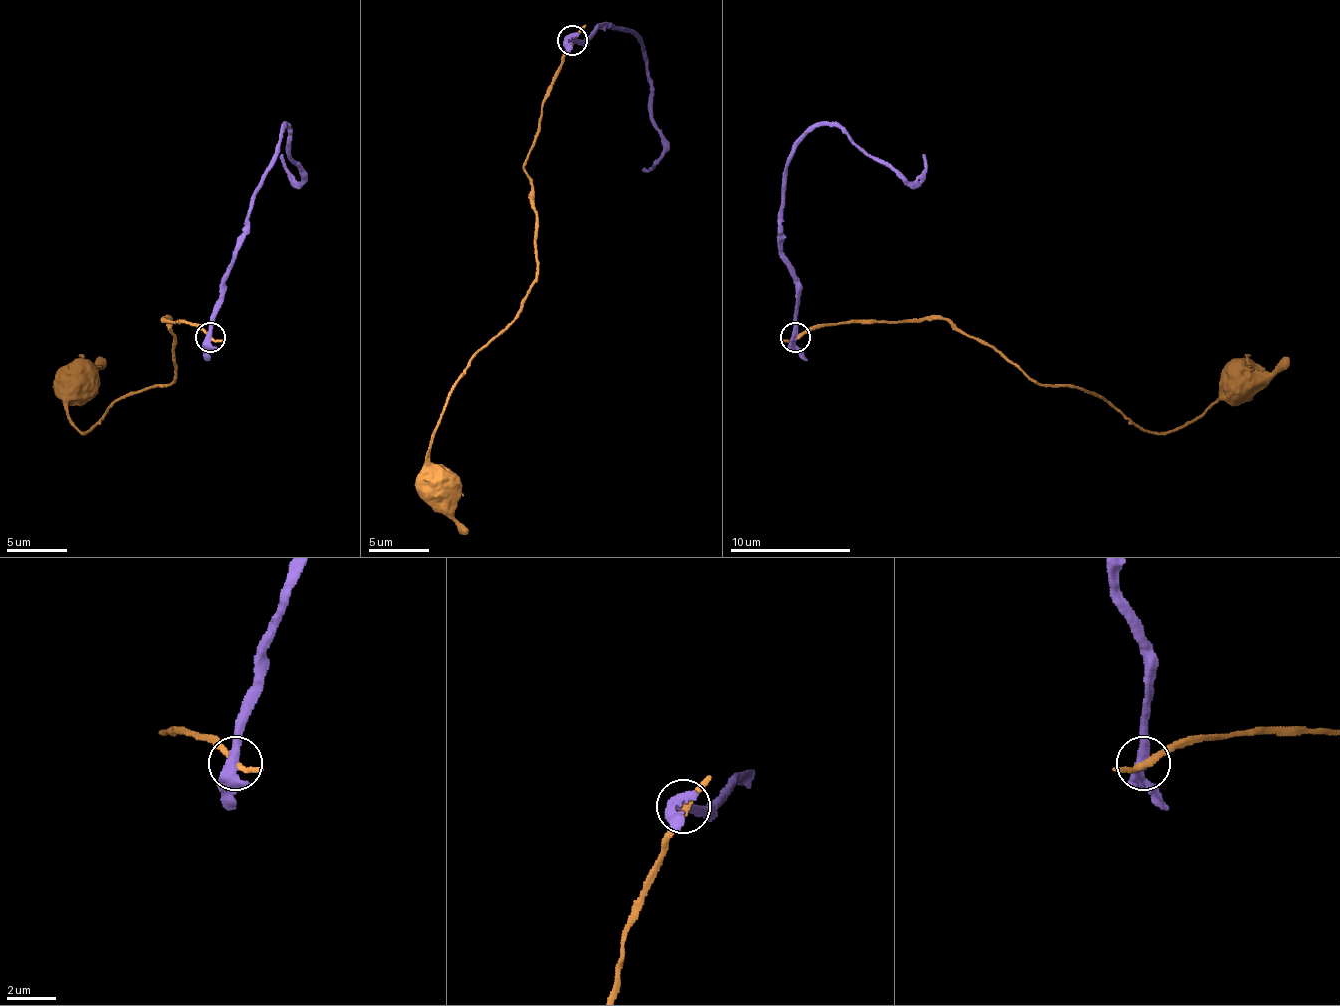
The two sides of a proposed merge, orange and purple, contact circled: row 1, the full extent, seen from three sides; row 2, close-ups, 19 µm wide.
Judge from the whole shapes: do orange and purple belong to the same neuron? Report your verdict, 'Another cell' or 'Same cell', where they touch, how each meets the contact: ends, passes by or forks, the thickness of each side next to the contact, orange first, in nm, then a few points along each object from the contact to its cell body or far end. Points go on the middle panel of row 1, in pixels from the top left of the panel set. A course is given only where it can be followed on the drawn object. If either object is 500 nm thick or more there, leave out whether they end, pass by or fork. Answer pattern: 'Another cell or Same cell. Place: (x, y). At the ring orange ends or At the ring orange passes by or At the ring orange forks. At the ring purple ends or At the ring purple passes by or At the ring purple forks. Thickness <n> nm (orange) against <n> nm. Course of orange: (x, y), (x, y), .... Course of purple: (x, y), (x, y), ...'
Another cell. Place: (572, 40). At the ring orange passes by. At the ring purple forks. Thickness 260 nm (orange) against 320 nm. Course of orange: (571, 39), (526, 163), (538, 275), (523, 309), (450, 390), (429, 460), (441, 469), (438, 481). Course of purple: (571, 39), (580, 42), (595, 27), (623, 27), (638, 39), (647, 60), (662, 154), (650, 169), (641, 169)

